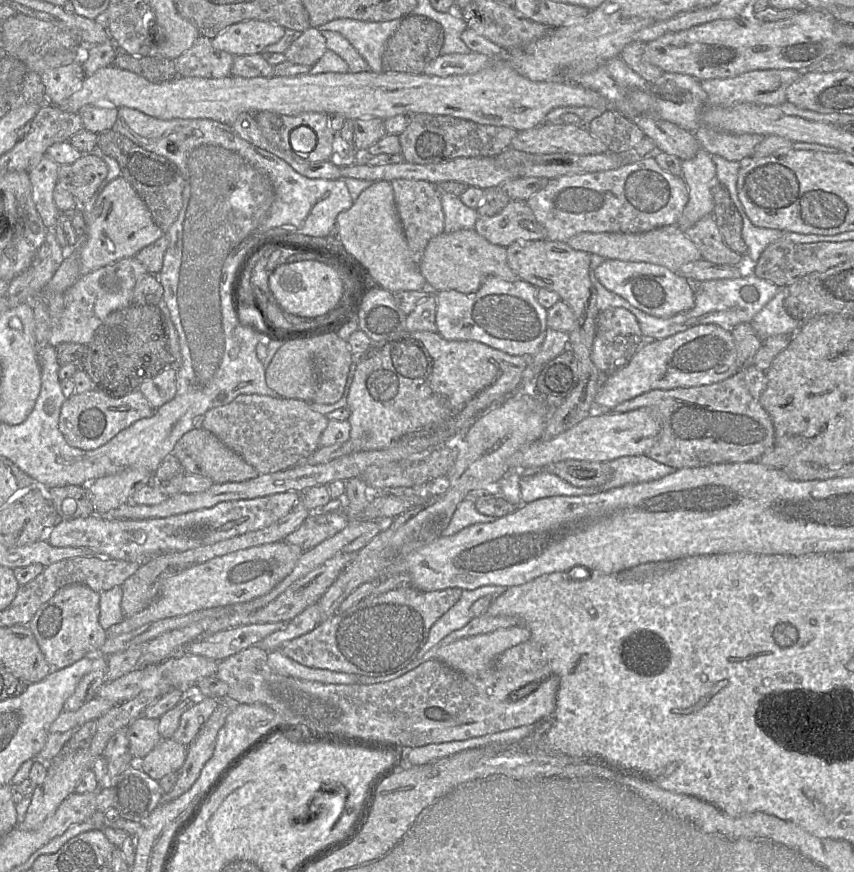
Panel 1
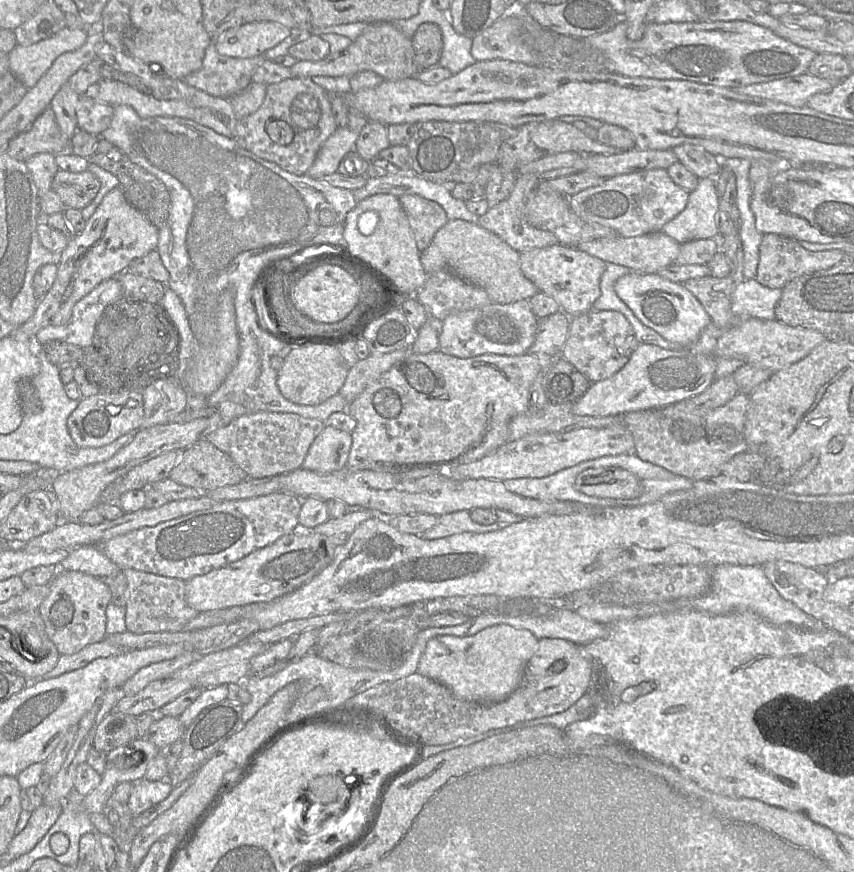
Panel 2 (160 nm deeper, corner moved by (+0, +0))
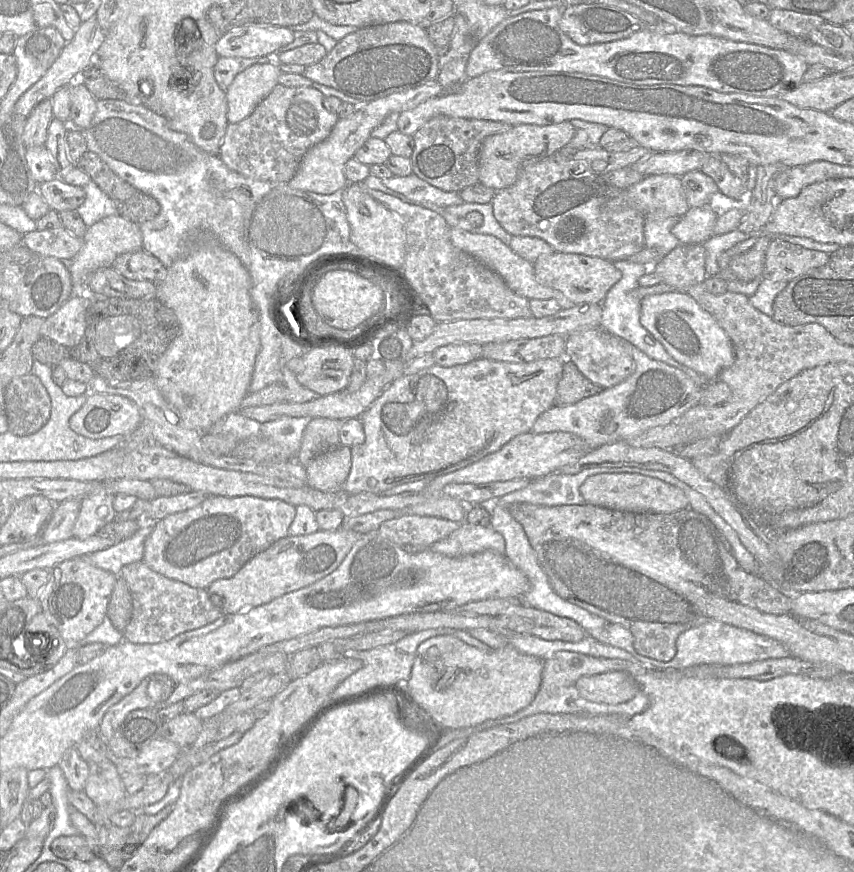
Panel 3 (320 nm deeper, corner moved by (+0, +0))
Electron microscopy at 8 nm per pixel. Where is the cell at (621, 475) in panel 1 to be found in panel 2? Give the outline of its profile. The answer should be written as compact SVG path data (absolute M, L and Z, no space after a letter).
M675 476L670 480L644 479L643 491L638 498L616 499L618 505L623 507L639 506L655 502L667 495L680 490L688 490L693 486L693 481L681 476Z

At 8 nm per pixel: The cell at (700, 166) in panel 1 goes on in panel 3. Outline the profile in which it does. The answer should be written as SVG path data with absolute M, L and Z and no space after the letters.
M710 204L691 207L678 219L672 233L681 244L703 244L713 236L717 218Z

